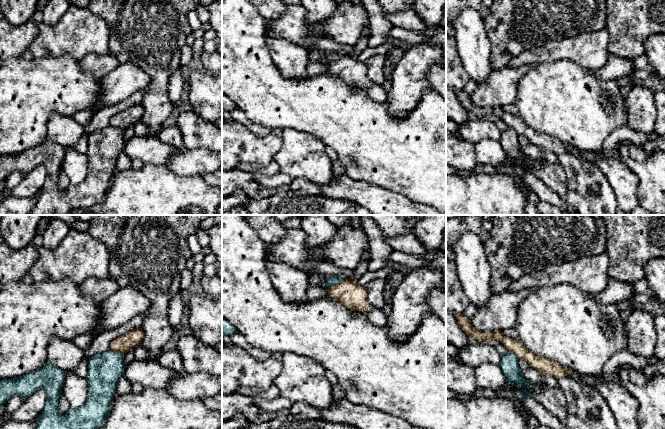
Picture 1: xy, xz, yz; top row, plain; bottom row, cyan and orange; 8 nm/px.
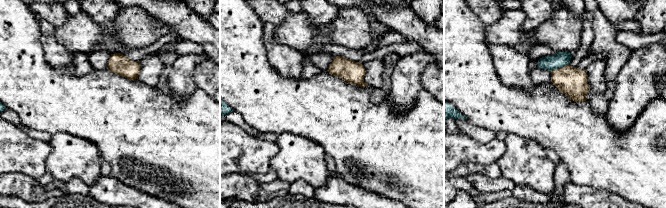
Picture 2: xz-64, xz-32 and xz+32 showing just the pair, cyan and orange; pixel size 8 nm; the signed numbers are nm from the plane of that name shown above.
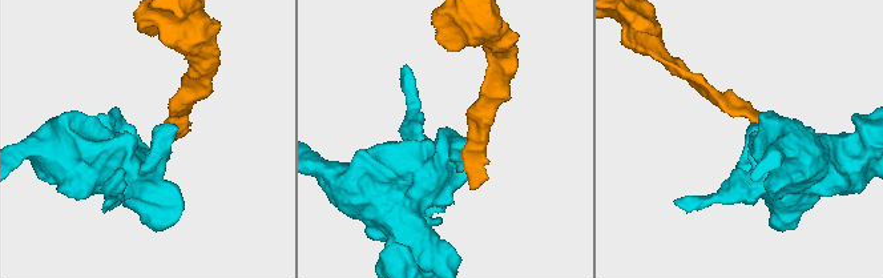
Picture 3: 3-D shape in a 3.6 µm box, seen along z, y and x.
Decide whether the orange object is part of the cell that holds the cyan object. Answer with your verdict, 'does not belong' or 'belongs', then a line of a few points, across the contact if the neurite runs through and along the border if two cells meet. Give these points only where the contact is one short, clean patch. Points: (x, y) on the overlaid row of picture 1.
does not belong; line xz (345, 277), (328, 288)

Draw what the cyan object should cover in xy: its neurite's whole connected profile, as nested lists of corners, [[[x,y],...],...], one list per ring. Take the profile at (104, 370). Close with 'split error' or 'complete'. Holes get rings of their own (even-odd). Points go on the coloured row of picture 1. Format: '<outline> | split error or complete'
[[[110,349],[89,358],[87,400],[78,409],[69,409],[65,415],[60,414],[58,401],[66,373],[49,363],[18,378],[0,380],[0,405],[6,404],[13,395],[25,400],[37,390],[43,390],[47,400],[35,429],[99,428],[106,422],[124,368],[124,355]]] | complete

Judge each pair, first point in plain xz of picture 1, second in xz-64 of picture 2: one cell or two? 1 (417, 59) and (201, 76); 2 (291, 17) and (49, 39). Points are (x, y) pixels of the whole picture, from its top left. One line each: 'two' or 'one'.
1: two
2: two

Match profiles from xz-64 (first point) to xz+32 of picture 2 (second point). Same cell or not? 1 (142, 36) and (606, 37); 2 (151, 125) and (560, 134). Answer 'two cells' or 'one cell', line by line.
1: two cells
2: one cell

